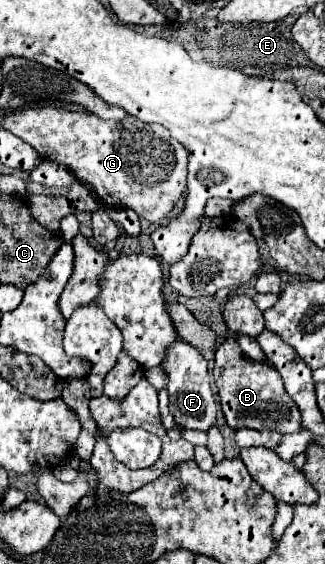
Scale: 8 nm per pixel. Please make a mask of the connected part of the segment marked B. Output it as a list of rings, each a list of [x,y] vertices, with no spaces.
[[[233,337],[225,339],[225,343],[217,347],[213,377],[219,389],[225,419],[231,429],[267,429],[281,435],[301,431],[301,413],[297,411],[293,399],[289,399],[289,393],[285,391],[277,369],[269,363],[253,363],[249,357],[243,355]]]

